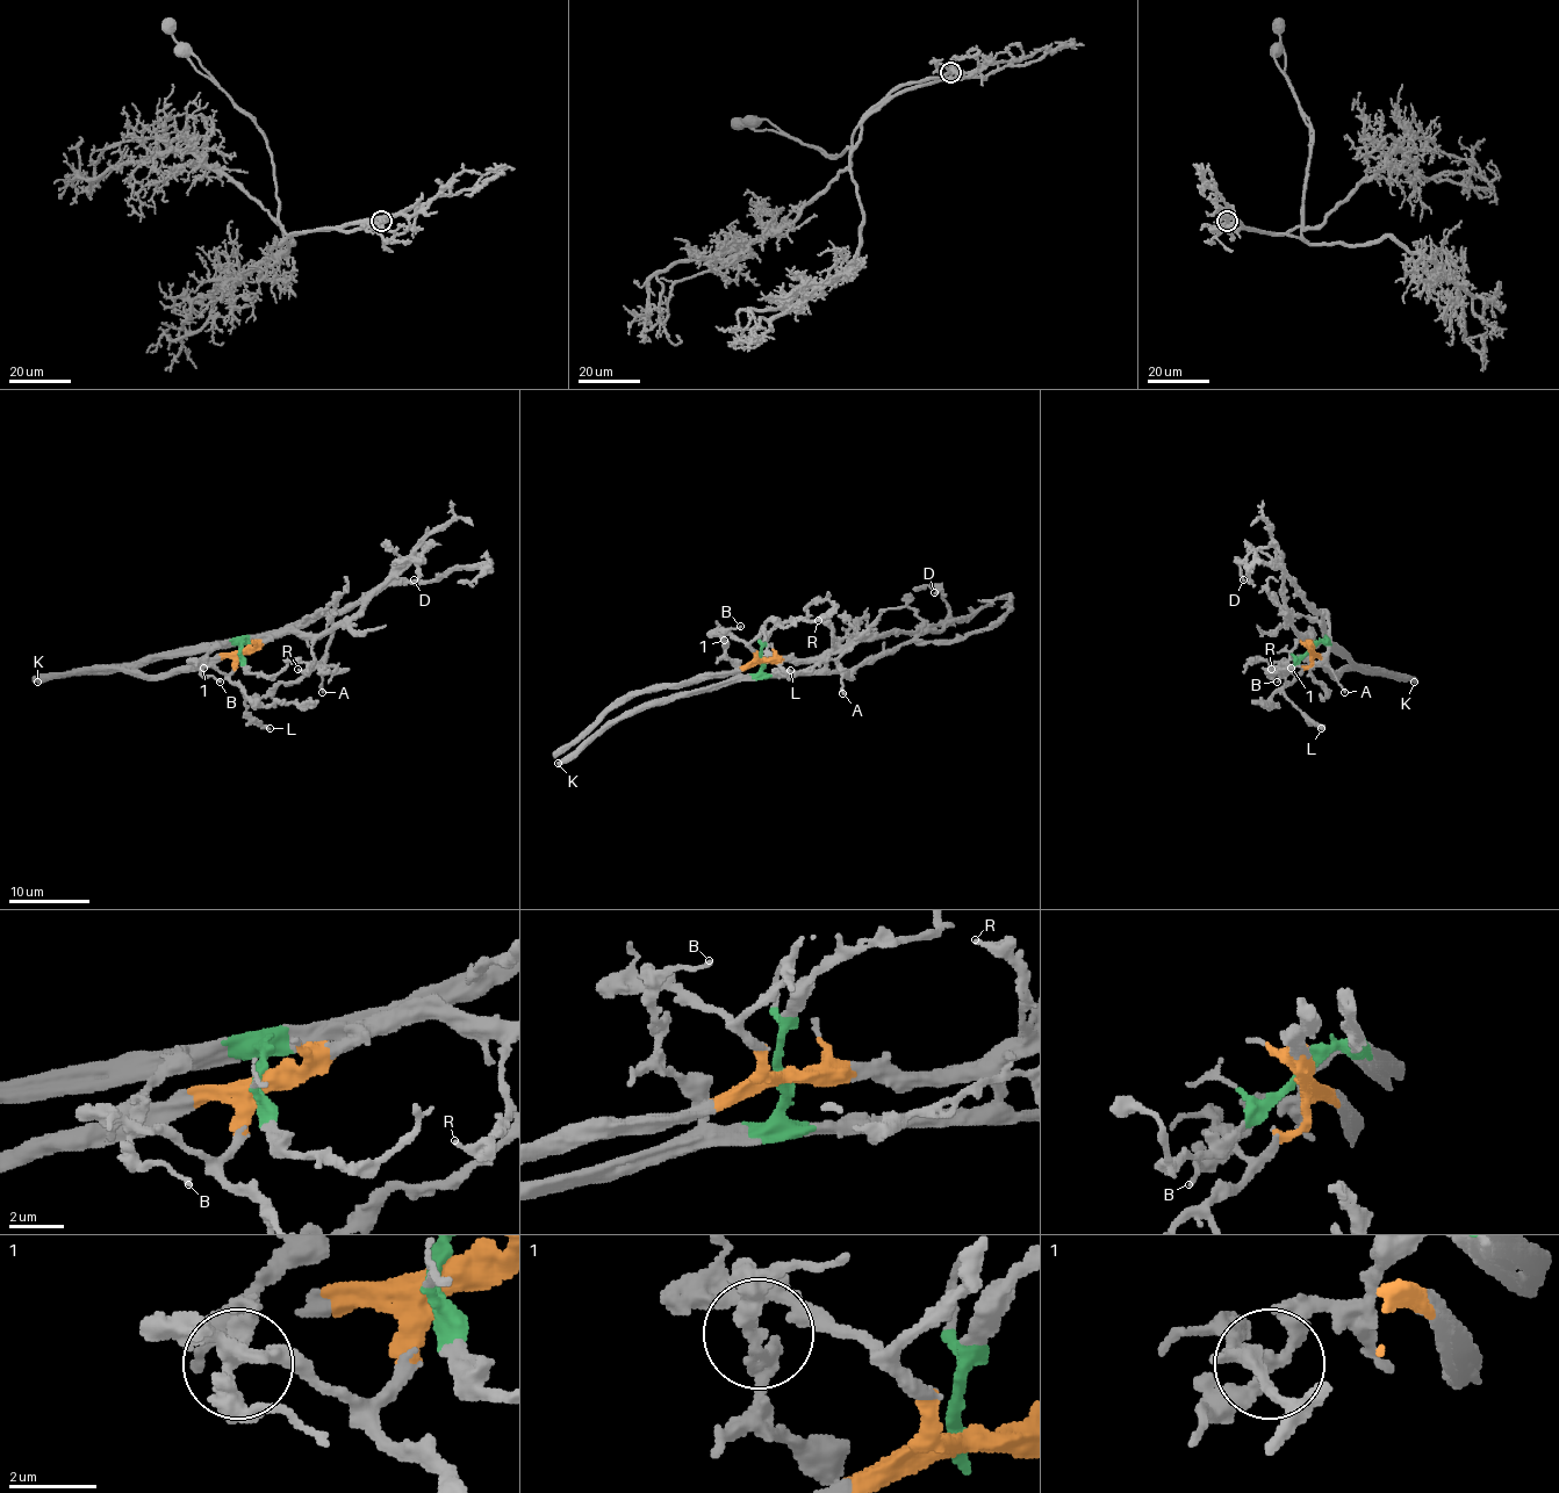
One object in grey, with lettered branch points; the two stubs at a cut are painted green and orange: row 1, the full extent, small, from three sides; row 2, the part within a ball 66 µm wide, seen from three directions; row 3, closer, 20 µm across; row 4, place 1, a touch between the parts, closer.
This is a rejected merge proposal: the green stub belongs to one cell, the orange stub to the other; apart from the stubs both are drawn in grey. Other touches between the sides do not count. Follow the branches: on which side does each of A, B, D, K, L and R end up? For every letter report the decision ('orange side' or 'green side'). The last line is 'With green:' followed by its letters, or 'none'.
A: green side
B: green side
D: green side
K: green side
L: orange side
R: orange side
With green: A, B, D, K

